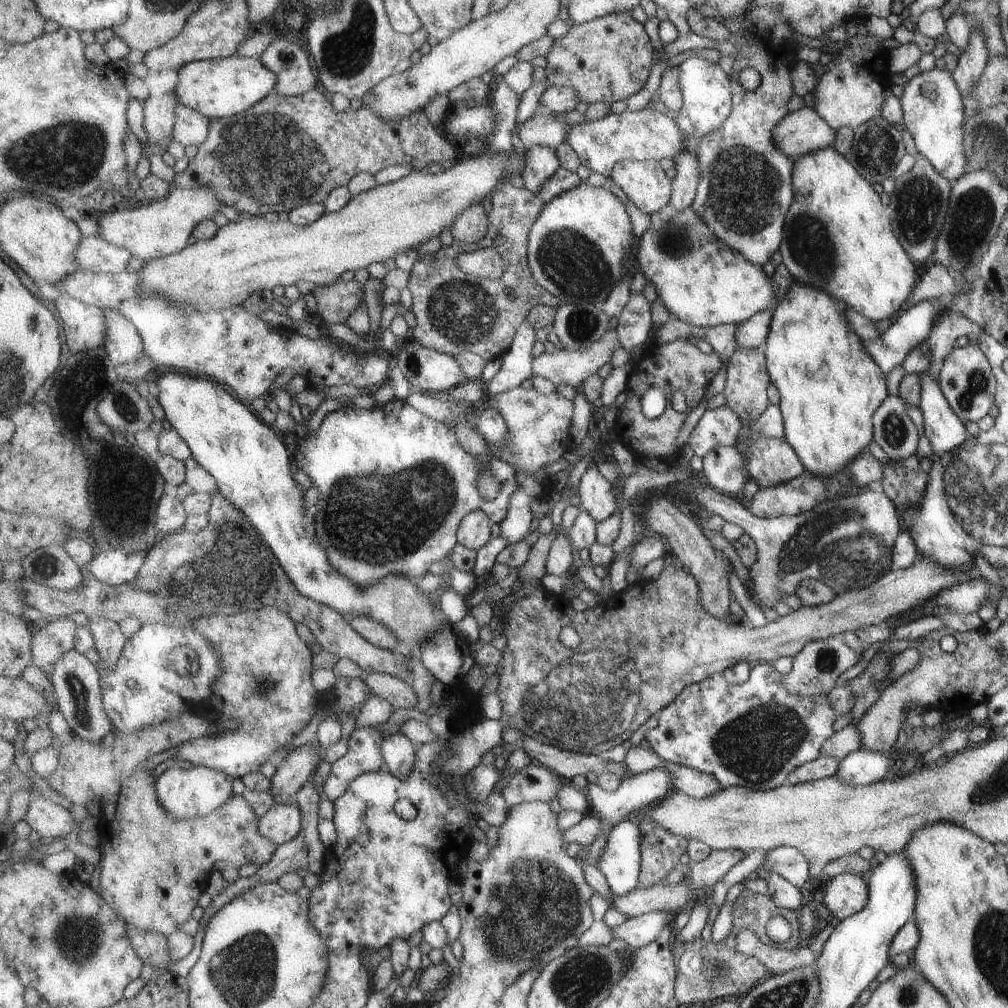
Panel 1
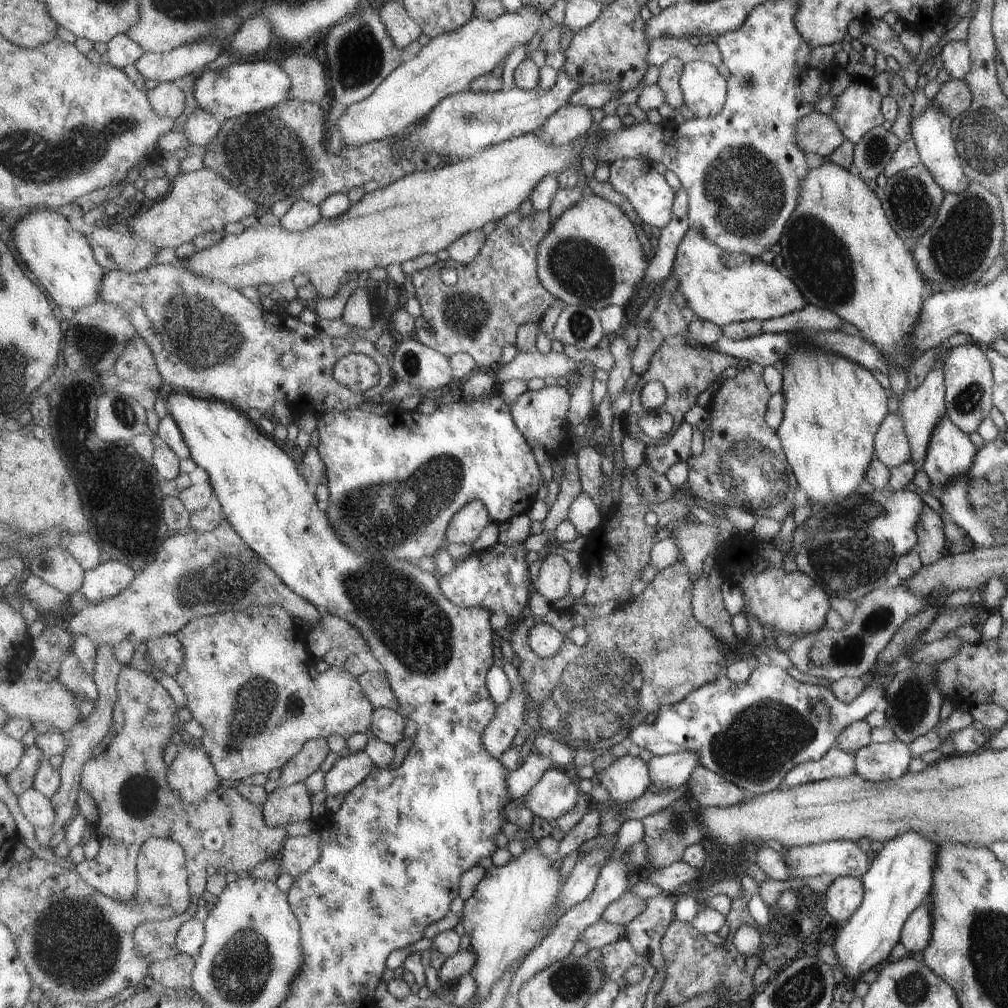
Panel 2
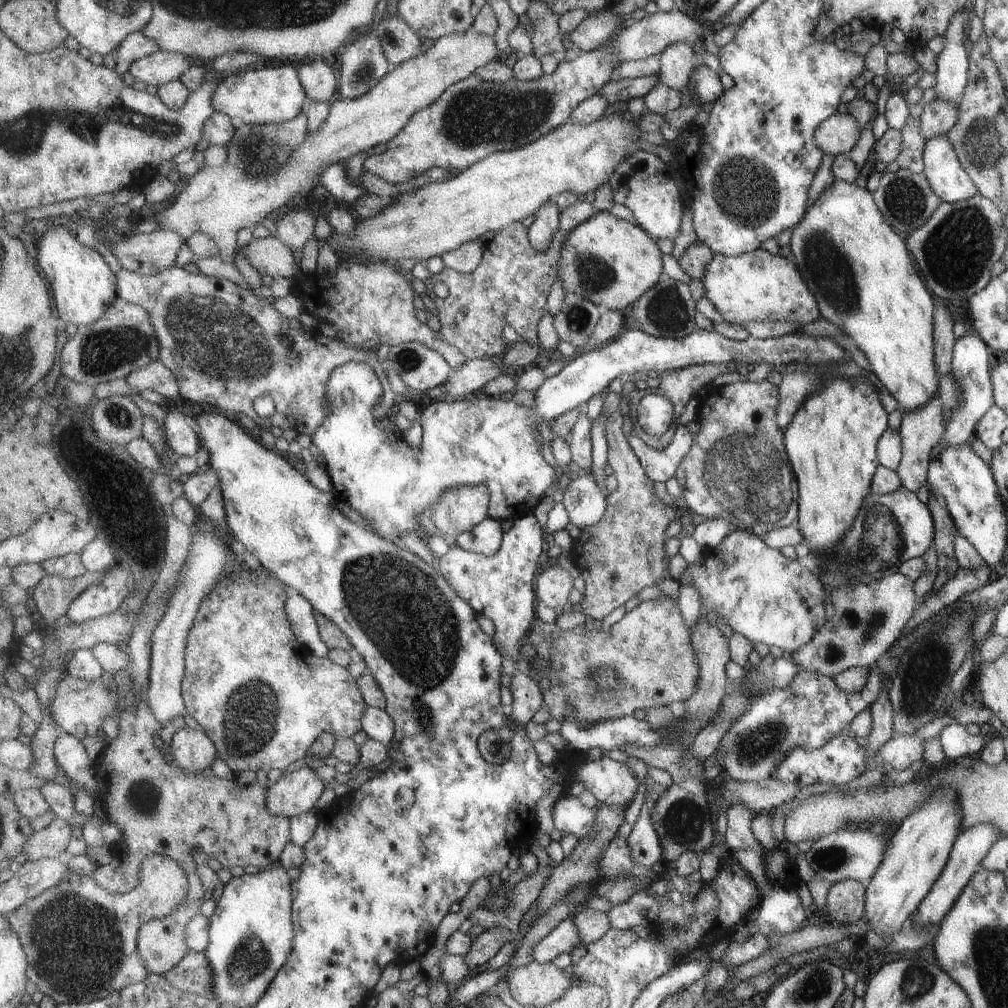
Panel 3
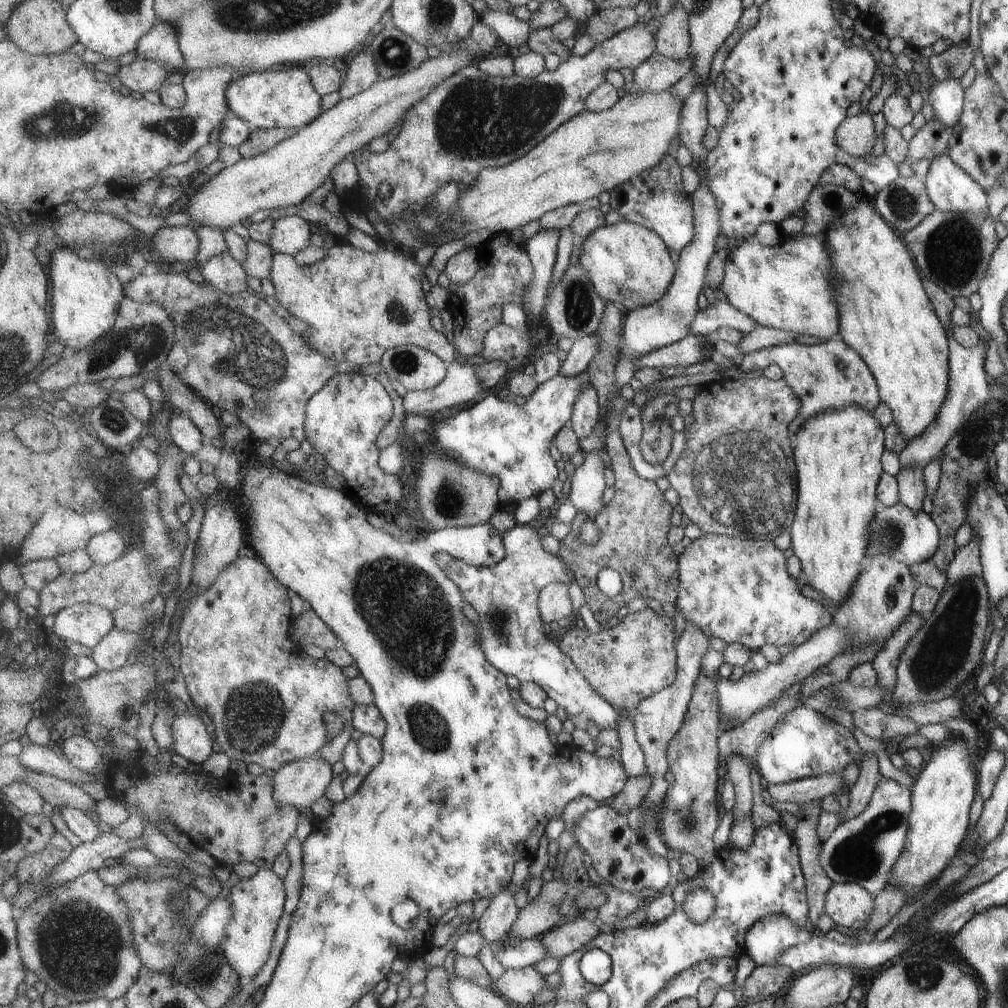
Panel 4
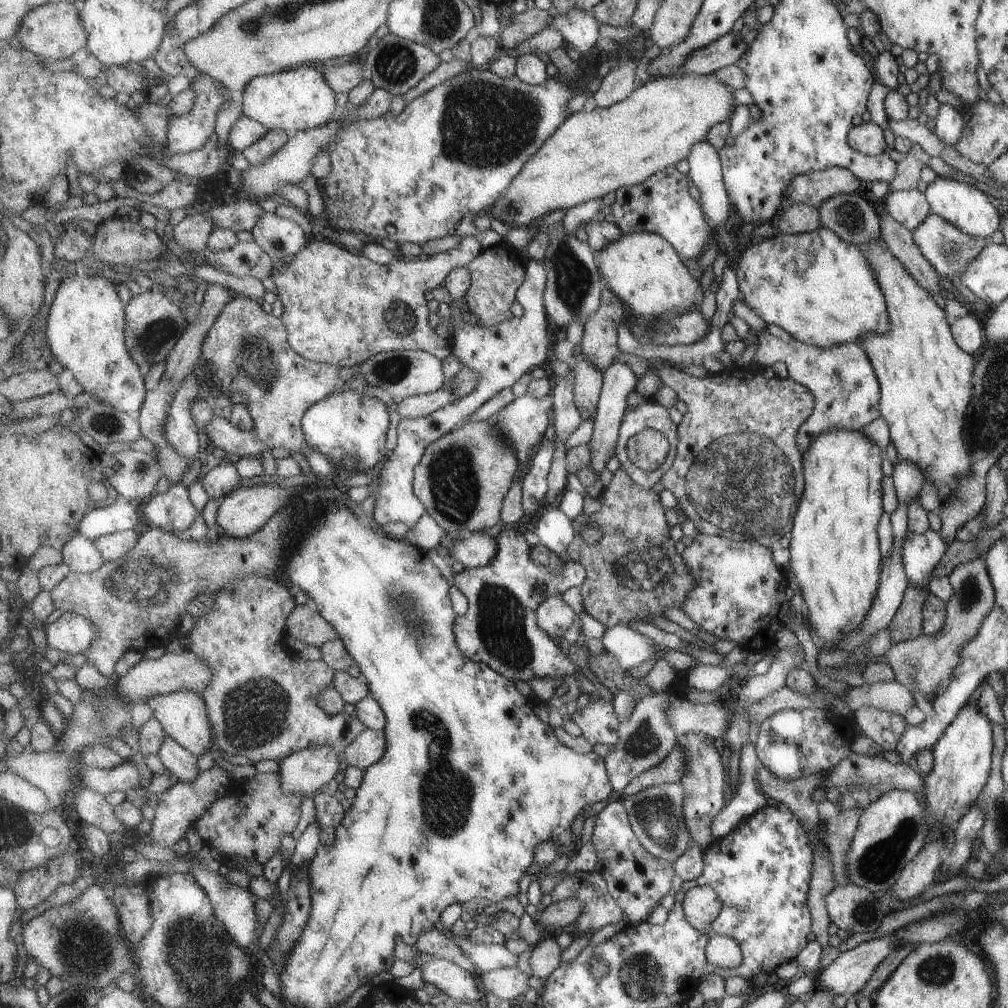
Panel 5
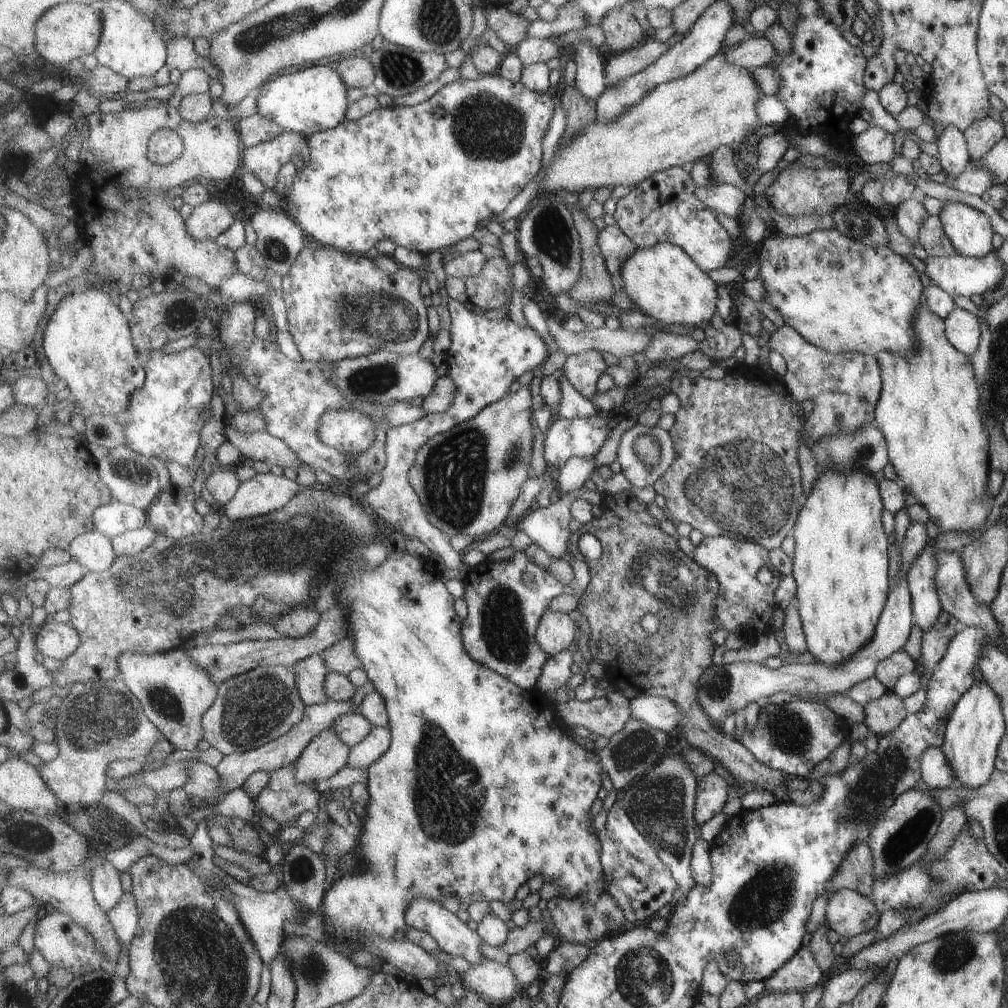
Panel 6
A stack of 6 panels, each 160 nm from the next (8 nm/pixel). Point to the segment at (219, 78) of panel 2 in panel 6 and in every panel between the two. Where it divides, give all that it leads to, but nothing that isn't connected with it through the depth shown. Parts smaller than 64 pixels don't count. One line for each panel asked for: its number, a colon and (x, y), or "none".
3: (264, 95)
4: (268, 99)
5: (299, 99)
6: (311, 100)

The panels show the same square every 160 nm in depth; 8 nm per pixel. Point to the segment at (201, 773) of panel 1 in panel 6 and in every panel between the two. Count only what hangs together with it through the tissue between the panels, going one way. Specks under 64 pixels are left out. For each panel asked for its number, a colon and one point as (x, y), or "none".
2: (192, 774)
3: (193, 750)
4: (193, 735)
5: (184, 714)
6: (175, 691)

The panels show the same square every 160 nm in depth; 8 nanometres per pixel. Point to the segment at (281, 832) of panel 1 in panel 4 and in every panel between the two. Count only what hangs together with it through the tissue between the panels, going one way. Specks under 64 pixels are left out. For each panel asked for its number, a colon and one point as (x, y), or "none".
2: (287, 805)
3: (294, 794)
4: (301, 783)

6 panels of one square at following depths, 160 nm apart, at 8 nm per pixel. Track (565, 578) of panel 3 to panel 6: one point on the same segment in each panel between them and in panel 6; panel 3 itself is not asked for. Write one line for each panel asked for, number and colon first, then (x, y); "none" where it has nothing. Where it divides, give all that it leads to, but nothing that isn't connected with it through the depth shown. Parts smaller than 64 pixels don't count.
4: (555, 602)
5: (555, 615)
6: (557, 630)

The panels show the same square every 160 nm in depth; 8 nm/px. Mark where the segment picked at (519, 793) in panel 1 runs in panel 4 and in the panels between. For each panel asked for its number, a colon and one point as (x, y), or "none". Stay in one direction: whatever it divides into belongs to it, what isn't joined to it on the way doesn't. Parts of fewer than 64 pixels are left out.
2: (556, 794)
3: (570, 815)
4: (619, 855)

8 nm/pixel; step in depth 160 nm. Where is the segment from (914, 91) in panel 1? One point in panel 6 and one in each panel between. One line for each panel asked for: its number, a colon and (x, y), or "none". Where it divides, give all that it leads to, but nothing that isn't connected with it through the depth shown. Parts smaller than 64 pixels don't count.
2: (932, 133)
3: (947, 178)
4: (950, 189)
5: (963, 205)
6: (969, 231)

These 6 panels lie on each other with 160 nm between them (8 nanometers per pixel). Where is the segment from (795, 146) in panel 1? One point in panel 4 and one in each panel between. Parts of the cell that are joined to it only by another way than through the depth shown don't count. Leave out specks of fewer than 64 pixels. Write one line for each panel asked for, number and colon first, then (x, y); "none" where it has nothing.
2: (818, 134)
3: (838, 133)
4: (855, 135)

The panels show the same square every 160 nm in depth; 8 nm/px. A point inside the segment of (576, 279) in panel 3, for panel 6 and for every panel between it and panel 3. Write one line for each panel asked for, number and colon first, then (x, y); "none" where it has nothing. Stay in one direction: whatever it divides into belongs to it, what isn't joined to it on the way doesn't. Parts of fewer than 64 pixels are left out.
4: (631, 265)
5: (645, 270)
6: (664, 281)

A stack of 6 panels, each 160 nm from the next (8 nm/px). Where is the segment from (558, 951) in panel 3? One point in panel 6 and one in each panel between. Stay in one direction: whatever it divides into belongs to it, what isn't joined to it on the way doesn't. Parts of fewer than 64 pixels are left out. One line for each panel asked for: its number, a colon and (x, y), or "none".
4: (531, 951)
5: (487, 957)
6: (454, 936)

